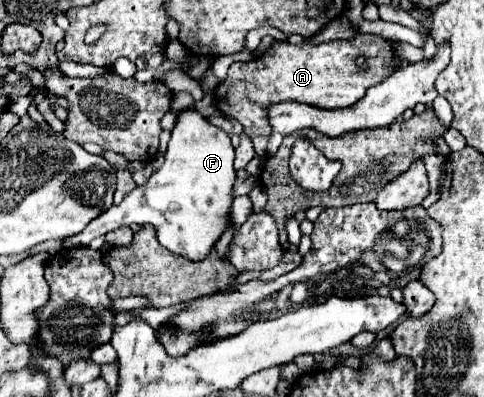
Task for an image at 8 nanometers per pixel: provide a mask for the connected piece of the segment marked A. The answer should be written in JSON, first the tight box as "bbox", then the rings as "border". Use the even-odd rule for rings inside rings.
{"bbox":[215,35,391,139],"border":[[[355,35],[351,39],[335,39],[321,45],[291,45],[275,41],[271,53],[261,61],[233,63],[229,67],[225,81],[215,89],[215,105],[221,113],[241,121],[251,139],[257,135],[269,137],[271,127],[263,117],[263,105],[273,105],[275,101],[297,101],[319,109],[343,109],[359,101],[371,85],[377,85],[383,77],[391,75],[379,73],[383,61],[391,61],[391,43],[379,35]],[[359,57],[367,57],[375,73],[363,73],[363,67],[357,65]]]}

